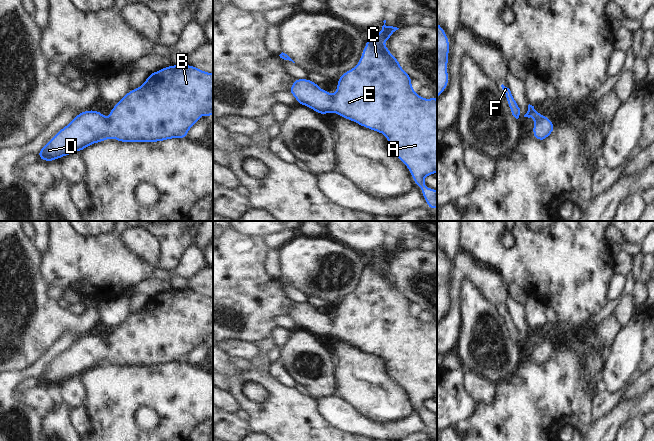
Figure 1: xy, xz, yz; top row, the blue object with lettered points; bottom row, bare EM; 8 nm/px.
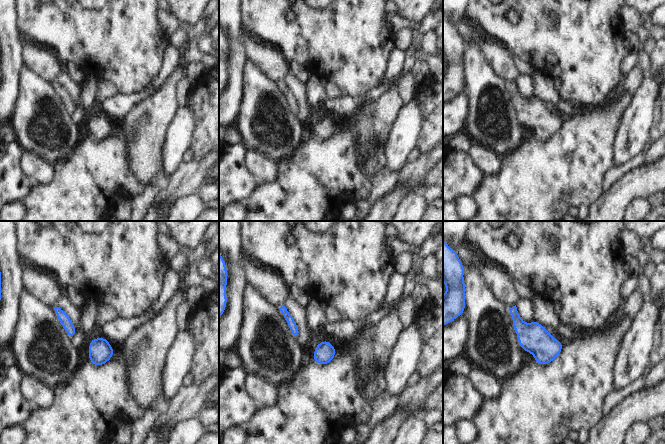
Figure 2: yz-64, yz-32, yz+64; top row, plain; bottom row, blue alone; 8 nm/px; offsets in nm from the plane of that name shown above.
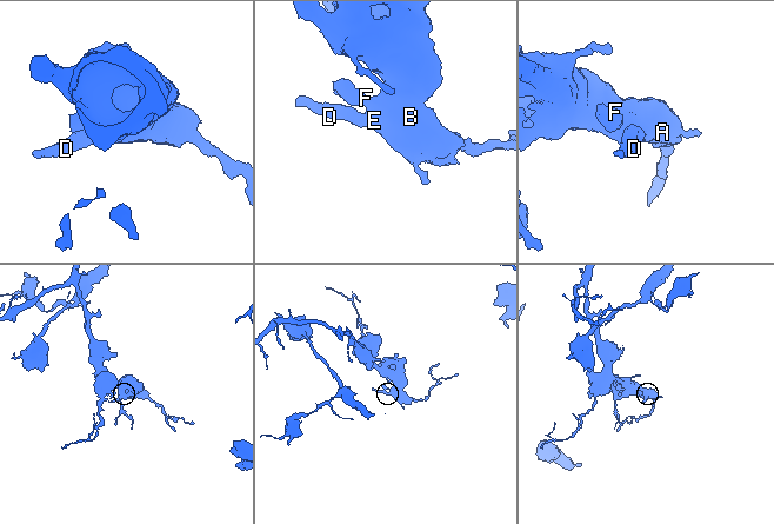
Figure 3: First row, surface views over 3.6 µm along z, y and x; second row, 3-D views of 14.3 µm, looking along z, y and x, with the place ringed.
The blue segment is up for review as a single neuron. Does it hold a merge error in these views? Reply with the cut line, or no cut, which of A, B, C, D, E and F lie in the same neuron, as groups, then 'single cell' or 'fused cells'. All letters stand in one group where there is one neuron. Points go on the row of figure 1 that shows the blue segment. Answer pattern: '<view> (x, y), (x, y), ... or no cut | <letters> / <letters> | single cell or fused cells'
no cut | A B C D E F | single cell

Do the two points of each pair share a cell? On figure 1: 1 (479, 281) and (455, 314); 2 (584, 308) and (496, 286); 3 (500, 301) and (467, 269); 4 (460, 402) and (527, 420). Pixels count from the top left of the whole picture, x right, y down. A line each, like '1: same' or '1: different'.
1: different
2: different
3: same
4: different

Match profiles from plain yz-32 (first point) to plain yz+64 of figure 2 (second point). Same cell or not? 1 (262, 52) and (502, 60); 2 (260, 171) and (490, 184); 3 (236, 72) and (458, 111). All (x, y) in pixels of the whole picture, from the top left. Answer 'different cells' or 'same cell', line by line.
1: same cell
2: different cells
3: same cell

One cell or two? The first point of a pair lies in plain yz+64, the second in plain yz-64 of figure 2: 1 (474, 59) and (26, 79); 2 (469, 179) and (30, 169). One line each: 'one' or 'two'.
1: one
2: two

